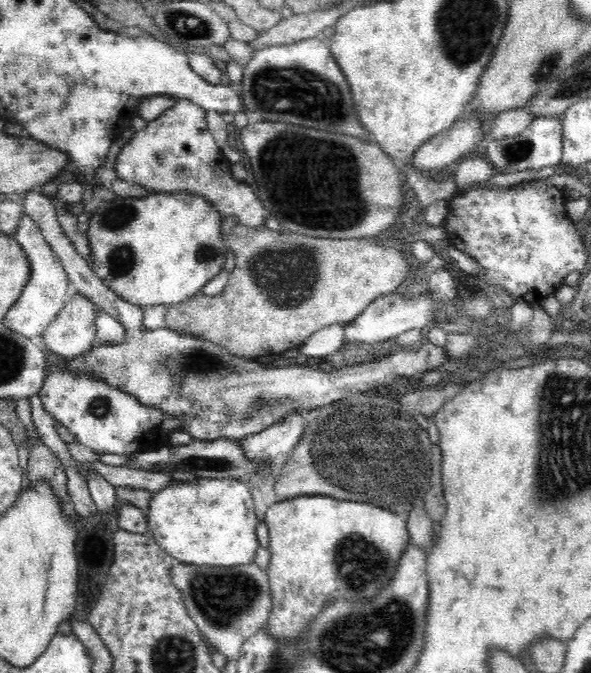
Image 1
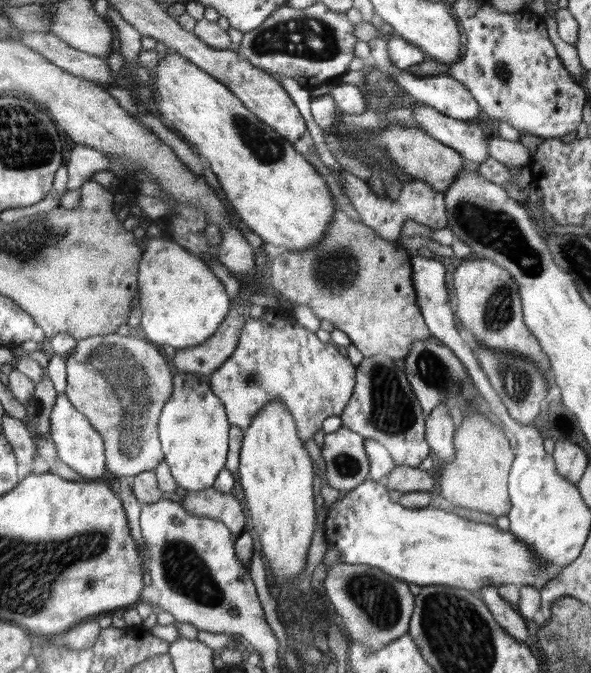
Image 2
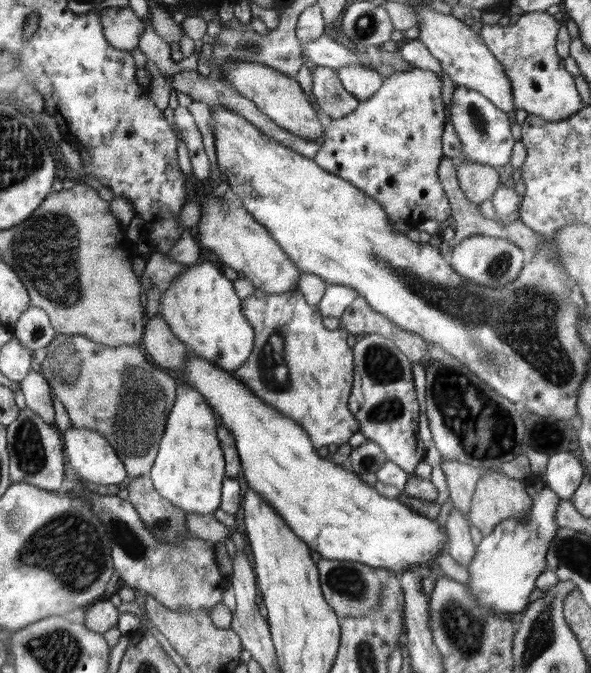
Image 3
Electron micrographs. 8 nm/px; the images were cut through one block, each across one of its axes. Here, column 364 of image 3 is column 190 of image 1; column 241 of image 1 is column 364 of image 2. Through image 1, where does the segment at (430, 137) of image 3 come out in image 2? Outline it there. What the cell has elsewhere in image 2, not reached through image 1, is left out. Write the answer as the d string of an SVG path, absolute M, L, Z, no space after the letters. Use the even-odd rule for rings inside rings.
M342 169L342 181L338 180L342 192L348 196L352 206L357 210L362 223L380 237L397 242L400 238L402 226L406 220L414 220L418 224L425 224L431 228L444 228L448 226L448 215L446 214L446 205L444 205L444 193L435 191L424 181L412 178L403 181L400 195L396 199L388 196L383 197L376 195L371 189L368 182L363 181L354 174Z

